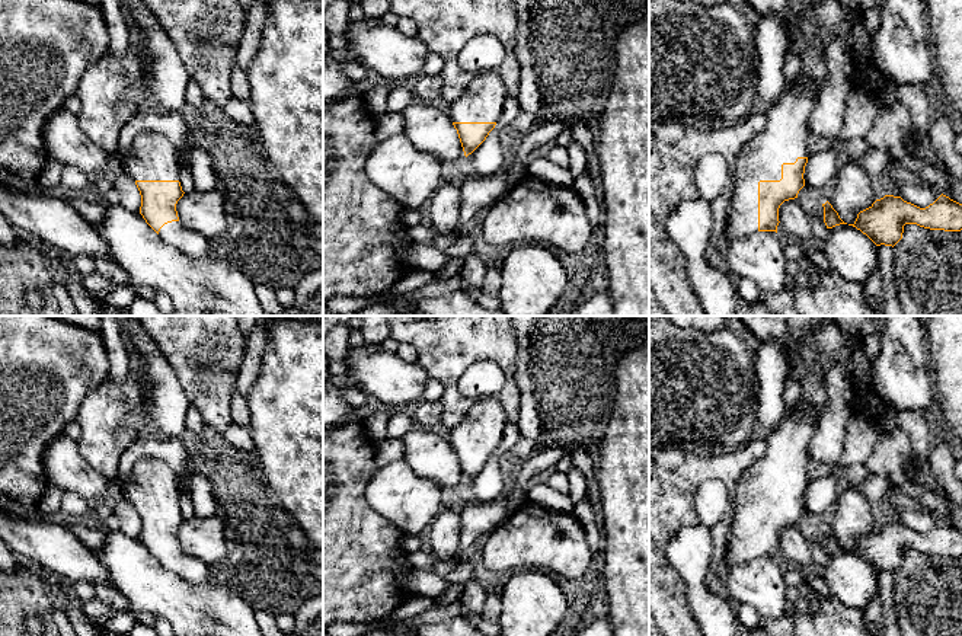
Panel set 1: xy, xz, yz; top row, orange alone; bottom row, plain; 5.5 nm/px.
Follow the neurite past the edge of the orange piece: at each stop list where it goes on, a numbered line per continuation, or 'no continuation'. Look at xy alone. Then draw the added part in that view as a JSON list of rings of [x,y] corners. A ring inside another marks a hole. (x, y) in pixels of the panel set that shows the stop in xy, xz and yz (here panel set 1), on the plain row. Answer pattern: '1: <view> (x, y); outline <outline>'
1: xy (152, 482); outline [[[141,458],[124,488],[134,506],[179,506],[179,482],[173,469],[157,458]]]

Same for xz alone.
1: xz (482, 427); outline [[[496,399],[476,402],[451,431],[451,448],[498,448],[506,425],[502,405]]]

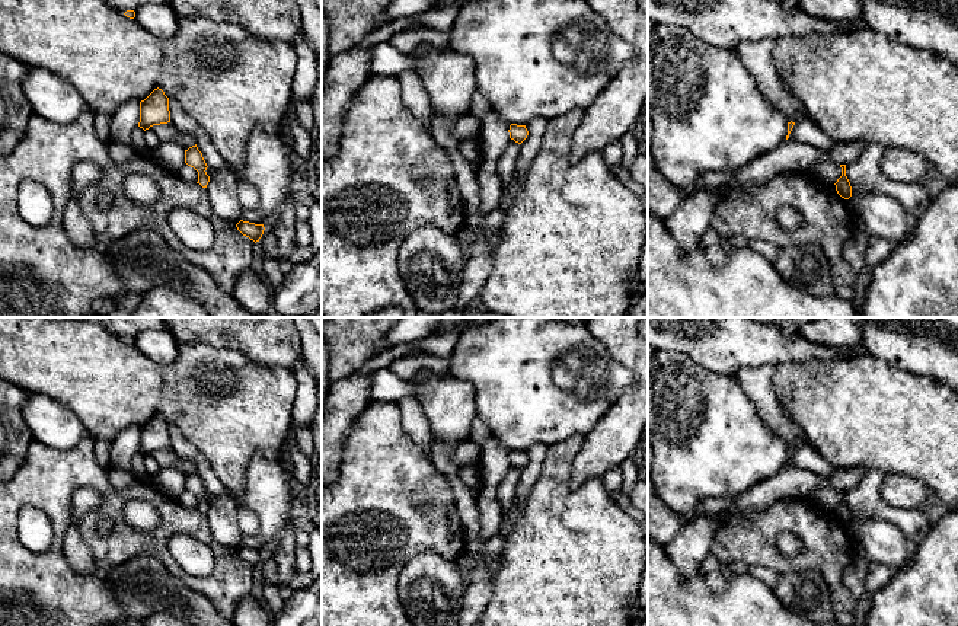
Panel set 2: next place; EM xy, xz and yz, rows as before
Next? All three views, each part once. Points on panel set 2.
no continuation

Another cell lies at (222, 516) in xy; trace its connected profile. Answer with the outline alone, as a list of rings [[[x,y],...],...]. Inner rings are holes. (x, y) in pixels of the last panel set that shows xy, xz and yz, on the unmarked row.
[[[223,492],[215,496],[205,514],[214,540],[234,552],[240,547],[243,536],[237,521],[239,510],[234,496]]]

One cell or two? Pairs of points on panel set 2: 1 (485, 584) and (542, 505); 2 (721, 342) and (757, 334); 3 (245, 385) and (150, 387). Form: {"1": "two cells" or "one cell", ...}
{"1": "two cells", "2": "one cell", "3": "one cell"}

